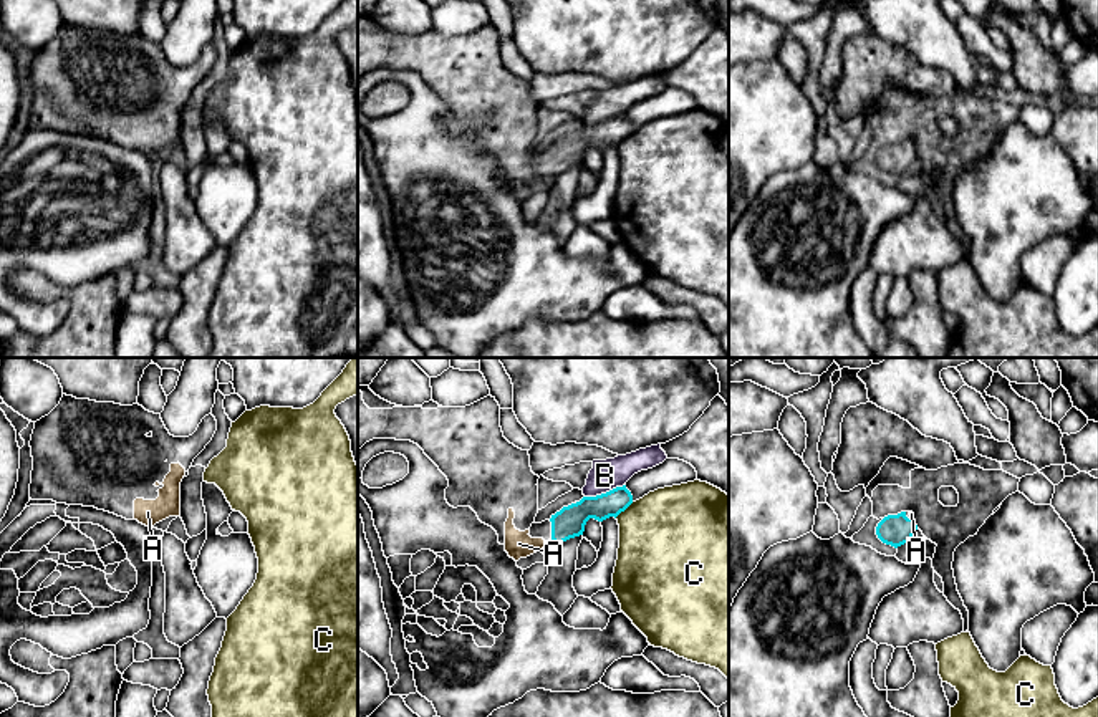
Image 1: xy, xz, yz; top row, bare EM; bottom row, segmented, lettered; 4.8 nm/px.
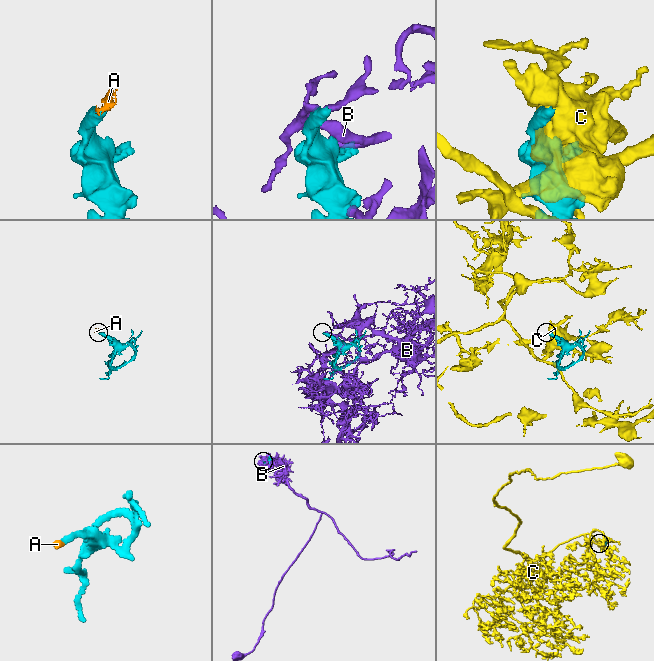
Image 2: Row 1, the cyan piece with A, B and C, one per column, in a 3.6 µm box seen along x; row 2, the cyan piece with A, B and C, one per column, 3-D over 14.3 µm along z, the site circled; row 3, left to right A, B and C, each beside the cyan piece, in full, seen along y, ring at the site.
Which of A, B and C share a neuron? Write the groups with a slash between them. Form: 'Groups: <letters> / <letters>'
Groups: A / B / C

